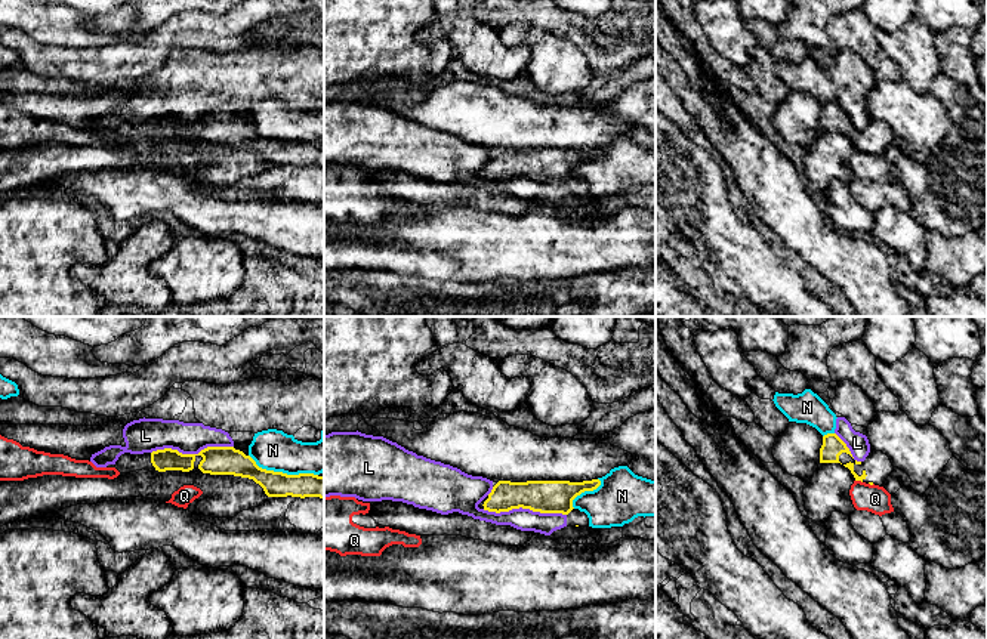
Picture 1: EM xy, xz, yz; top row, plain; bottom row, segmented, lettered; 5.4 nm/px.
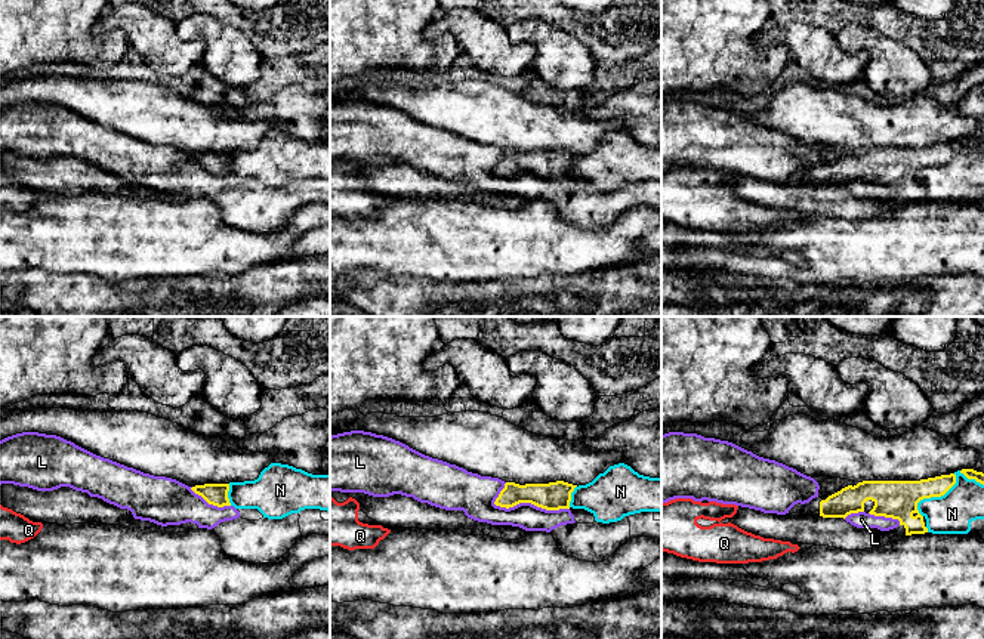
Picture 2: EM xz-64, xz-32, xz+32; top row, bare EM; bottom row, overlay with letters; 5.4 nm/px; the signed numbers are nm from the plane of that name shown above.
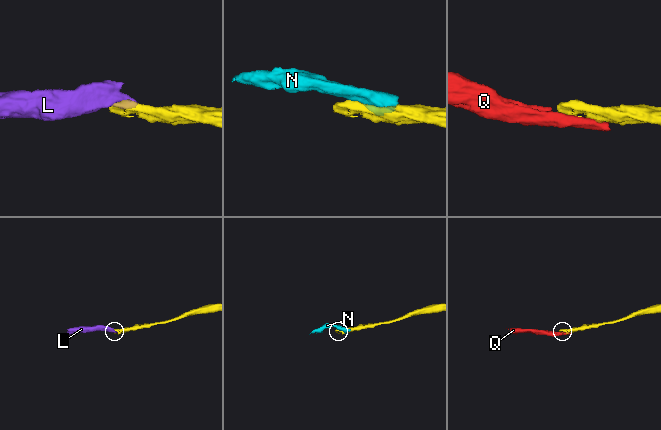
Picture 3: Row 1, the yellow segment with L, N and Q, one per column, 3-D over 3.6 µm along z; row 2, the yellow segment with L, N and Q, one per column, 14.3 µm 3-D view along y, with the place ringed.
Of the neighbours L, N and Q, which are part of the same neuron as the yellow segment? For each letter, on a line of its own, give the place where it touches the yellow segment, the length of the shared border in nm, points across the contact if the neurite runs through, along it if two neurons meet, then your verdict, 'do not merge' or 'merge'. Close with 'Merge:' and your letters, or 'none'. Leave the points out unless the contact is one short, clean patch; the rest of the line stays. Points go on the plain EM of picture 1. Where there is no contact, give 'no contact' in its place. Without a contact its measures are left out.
L: contact xz (524, 176); length 460 nm; do not merge
N: contact xy (281, 141); length 400 nm; do not merge
Q: contact yz (859, 148); length 40 nm; do not merge
Merge: none

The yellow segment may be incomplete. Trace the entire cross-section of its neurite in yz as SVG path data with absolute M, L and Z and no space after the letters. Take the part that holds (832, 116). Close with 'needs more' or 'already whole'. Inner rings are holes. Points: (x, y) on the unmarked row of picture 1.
M836 102L823 105L820 132L841 132L851 139L855 149L879 155L882 155L894 139L889 126L876 118L870 118L864 130L857 130L846 112Z; needs more

